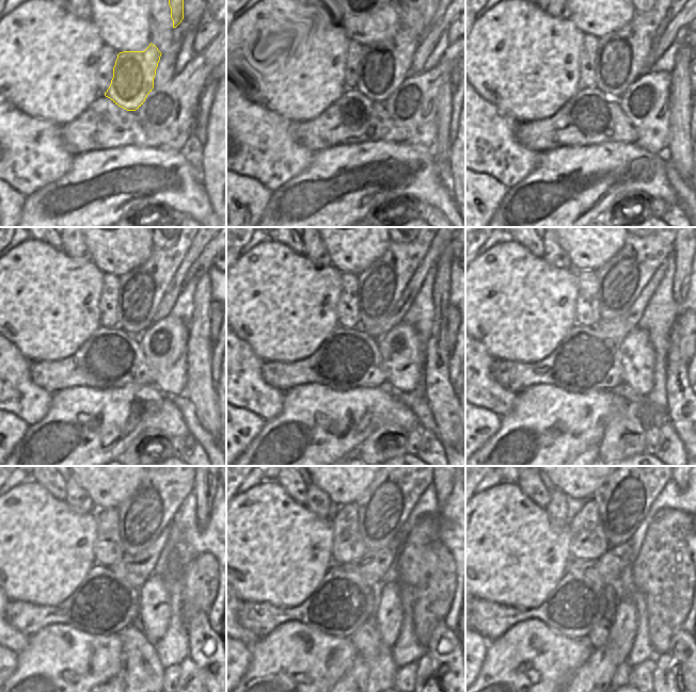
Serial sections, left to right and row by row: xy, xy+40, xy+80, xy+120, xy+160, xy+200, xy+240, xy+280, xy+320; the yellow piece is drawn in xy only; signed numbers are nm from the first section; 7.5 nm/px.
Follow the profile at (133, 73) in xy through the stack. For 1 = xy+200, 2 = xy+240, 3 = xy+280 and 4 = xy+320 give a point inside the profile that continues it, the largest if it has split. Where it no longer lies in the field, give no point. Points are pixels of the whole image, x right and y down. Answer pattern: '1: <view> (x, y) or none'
1: xy+200 (620, 282)
2: xy+240 (143, 516)
3: xy+280 (385, 505)
4: xy+320 (623, 502)

